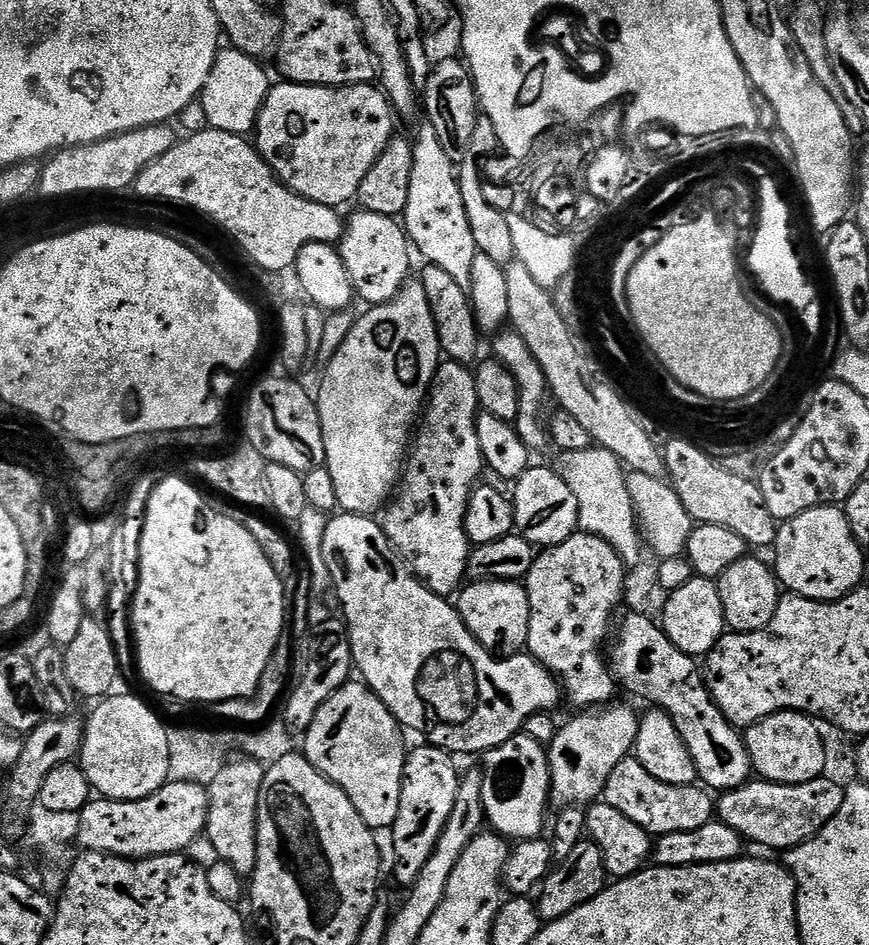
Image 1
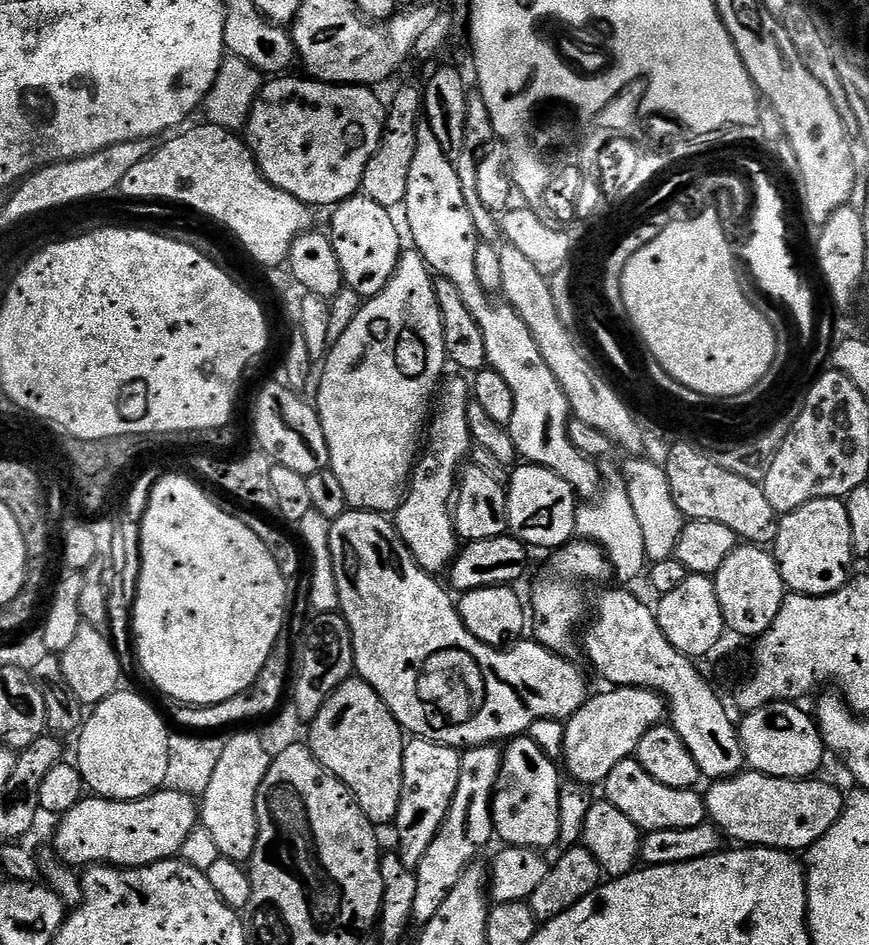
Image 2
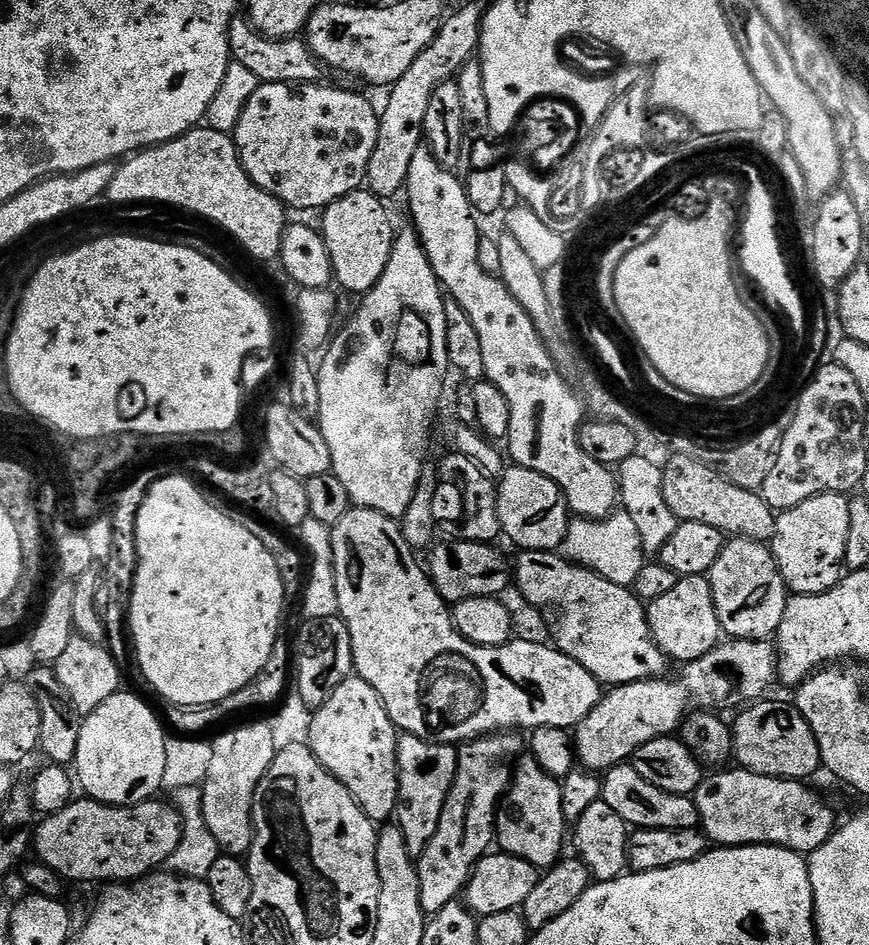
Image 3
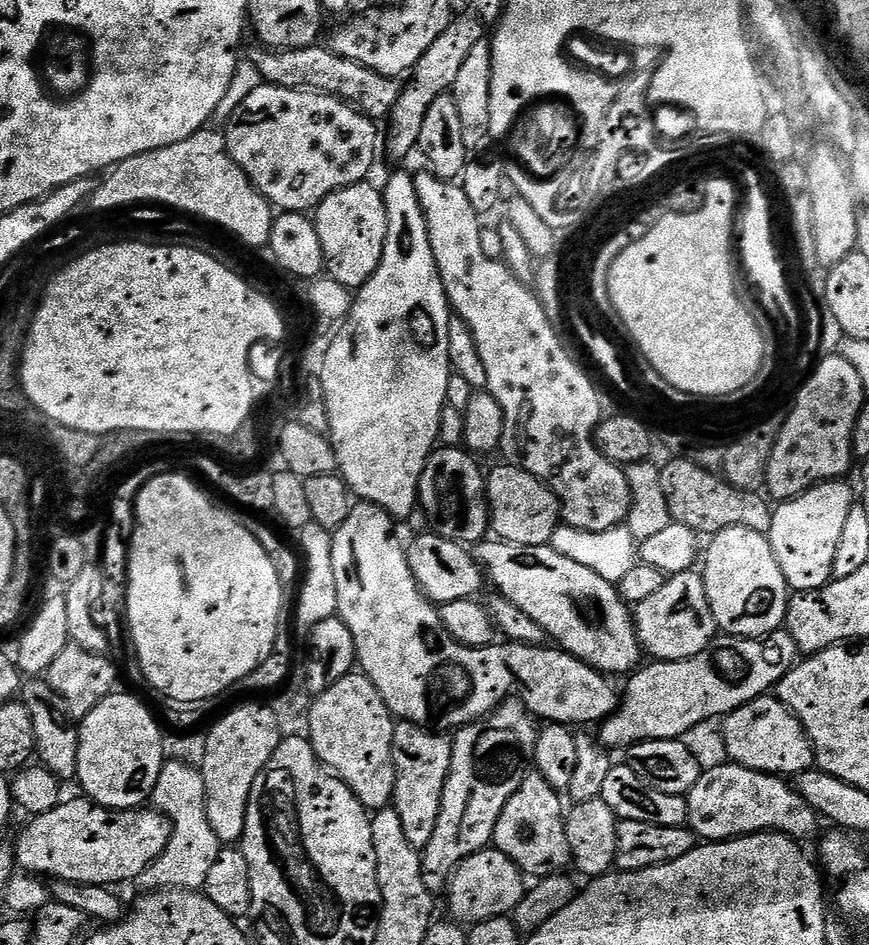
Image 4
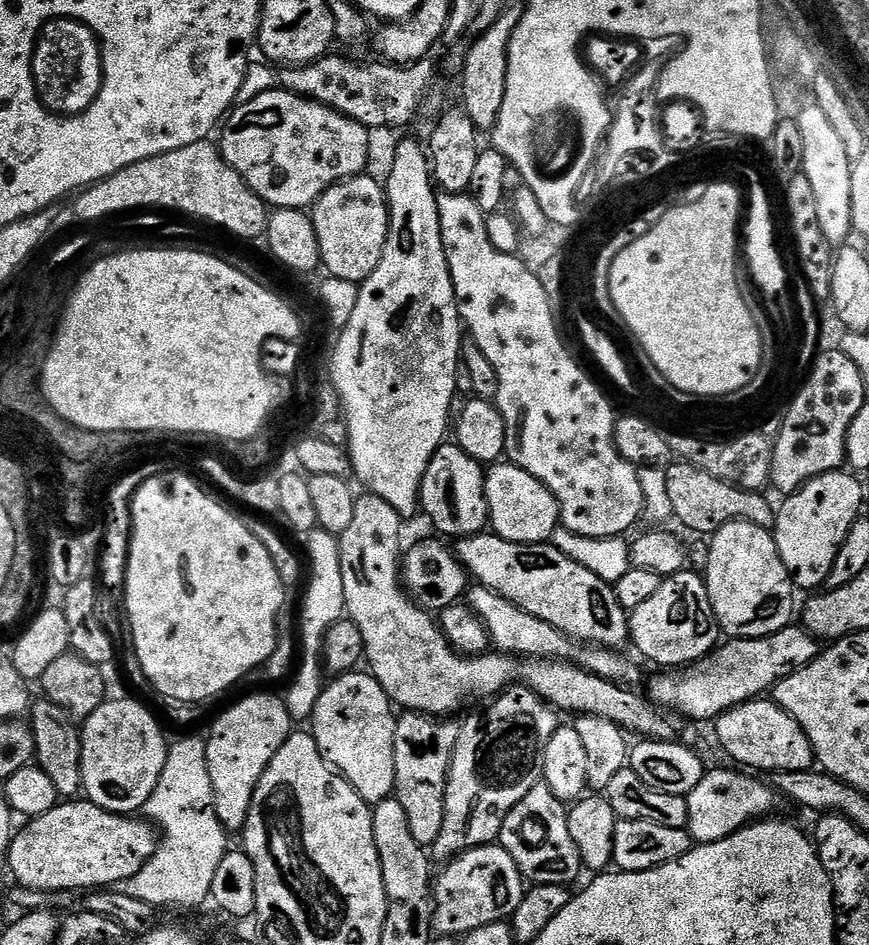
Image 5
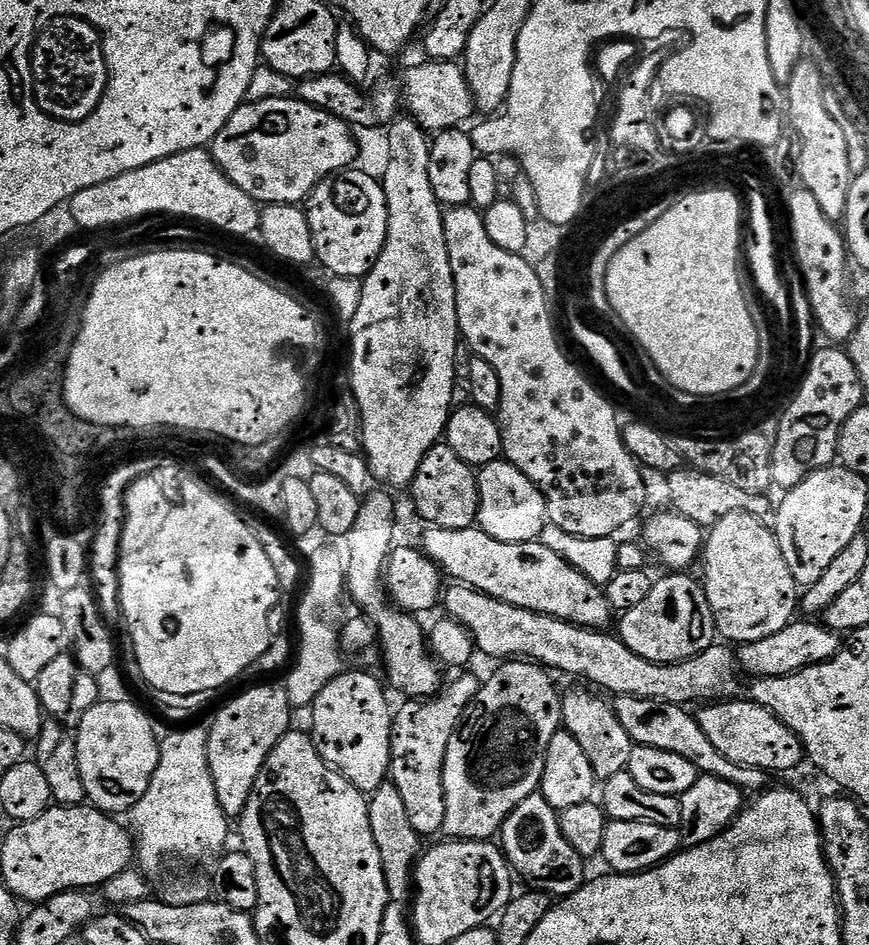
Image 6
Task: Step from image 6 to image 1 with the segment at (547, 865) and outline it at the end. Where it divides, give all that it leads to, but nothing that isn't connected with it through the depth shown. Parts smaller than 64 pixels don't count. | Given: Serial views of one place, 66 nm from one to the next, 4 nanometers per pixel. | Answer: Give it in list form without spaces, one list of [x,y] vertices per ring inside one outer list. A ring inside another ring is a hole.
[[[526,735],[515,736],[502,746],[483,753],[482,802],[491,831],[512,842],[534,840],[541,835],[550,809],[552,779],[545,745]]]

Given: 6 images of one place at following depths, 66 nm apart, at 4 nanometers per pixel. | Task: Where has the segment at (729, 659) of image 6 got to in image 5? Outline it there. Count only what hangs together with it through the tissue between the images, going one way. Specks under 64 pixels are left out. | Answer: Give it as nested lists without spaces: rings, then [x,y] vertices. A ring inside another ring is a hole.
[[[472,586],[466,592],[466,604],[472,613],[484,624],[488,632],[491,647],[497,653],[518,656],[529,660],[567,660],[582,670],[594,674],[598,678],[606,678],[621,686],[636,686],[640,680],[640,668],[632,660],[627,660],[620,650],[602,648],[598,644],[581,644],[579,640],[569,640],[562,630],[554,630],[550,622],[542,622],[542,618],[534,618],[534,614],[526,614],[514,602],[502,598],[489,588]]]

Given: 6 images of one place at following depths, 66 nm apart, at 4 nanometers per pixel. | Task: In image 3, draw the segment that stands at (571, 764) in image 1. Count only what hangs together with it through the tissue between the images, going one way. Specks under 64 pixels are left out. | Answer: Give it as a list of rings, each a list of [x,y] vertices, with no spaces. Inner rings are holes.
[[[729,639],[702,654],[702,658],[687,661],[681,668],[684,669],[680,676],[673,680],[653,678],[609,687],[601,695],[598,706],[574,729],[579,763],[585,769],[603,774],[616,764],[631,761],[646,742],[672,736],[692,709],[720,710],[716,708],[759,701],[772,680],[774,684],[777,679],[778,648],[768,640]]]

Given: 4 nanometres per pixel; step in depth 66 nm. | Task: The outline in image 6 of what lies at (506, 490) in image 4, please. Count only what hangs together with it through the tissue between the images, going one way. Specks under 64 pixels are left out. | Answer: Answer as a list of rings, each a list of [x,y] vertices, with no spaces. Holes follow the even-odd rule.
[[[501,458],[490,462],[486,467],[479,469],[480,482],[480,515],[478,526],[490,538],[498,538],[498,542],[507,544],[525,544],[531,540],[539,541],[542,530],[548,522],[548,507],[543,494],[507,460]]]

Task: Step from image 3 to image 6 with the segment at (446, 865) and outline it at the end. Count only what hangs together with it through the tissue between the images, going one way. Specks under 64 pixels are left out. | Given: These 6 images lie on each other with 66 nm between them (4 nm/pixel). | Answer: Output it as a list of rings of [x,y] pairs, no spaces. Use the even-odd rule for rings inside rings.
[[[513,658],[497,668],[500,669],[489,680],[485,679],[481,683],[478,694],[472,699],[472,705],[450,738],[450,746],[446,746],[446,818],[443,835],[454,840],[491,841],[499,833],[514,806],[537,795],[546,766],[546,750],[550,750],[550,738],[554,738],[554,734],[562,728],[562,692],[556,689],[552,681],[553,673],[549,669],[523,658]]]

